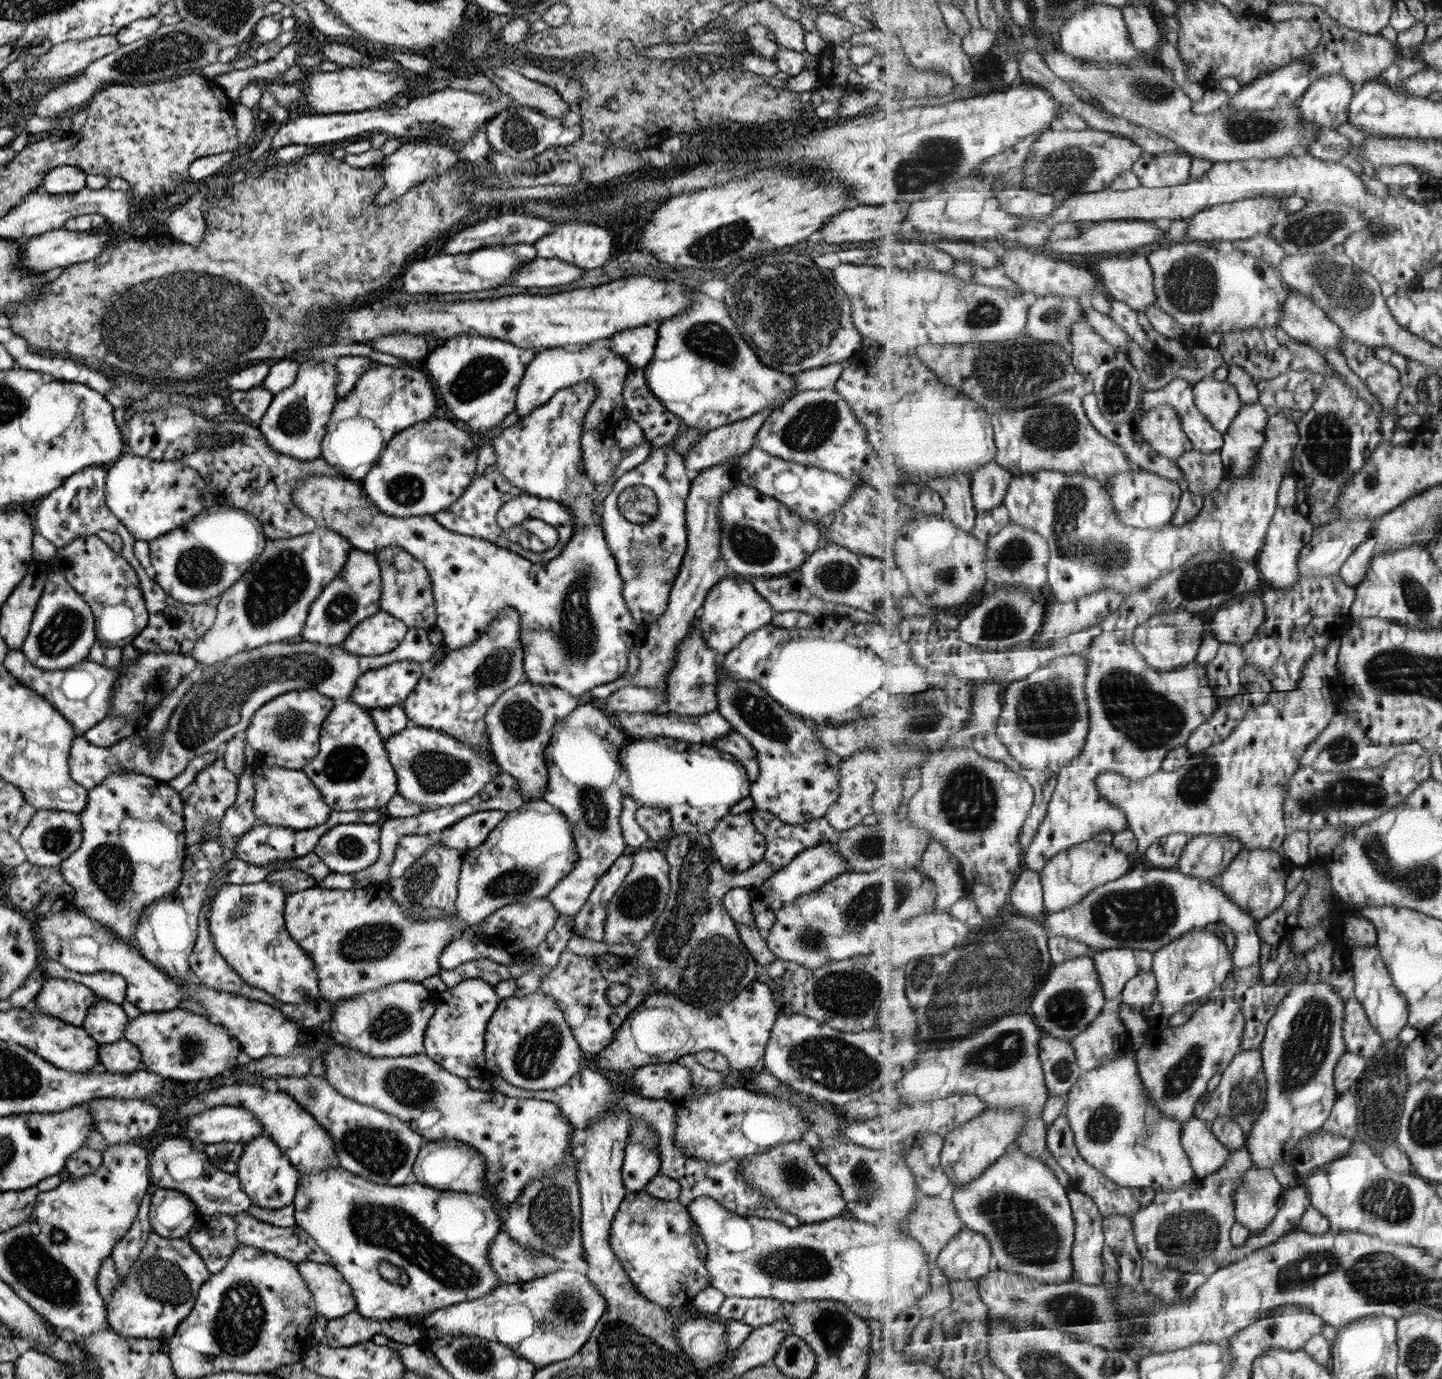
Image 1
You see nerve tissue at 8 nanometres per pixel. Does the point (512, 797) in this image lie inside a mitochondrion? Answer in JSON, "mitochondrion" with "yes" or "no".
{"mitochondrion":"no"}

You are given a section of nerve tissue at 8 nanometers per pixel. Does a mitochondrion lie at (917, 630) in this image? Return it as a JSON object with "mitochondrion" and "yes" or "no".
{"mitochondrion":"no"}

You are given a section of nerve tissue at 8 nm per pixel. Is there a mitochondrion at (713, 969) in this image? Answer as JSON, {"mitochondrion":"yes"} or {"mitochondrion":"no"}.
{"mitochondrion":"yes"}

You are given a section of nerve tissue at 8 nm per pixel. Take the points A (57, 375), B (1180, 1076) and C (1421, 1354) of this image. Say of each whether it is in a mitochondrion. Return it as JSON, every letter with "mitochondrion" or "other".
{"A":"other","B":"mitochondrion","C":"mitochondrion"}

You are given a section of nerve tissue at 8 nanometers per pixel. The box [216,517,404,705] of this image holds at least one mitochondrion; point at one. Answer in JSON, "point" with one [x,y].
{"point":[280,581]}

